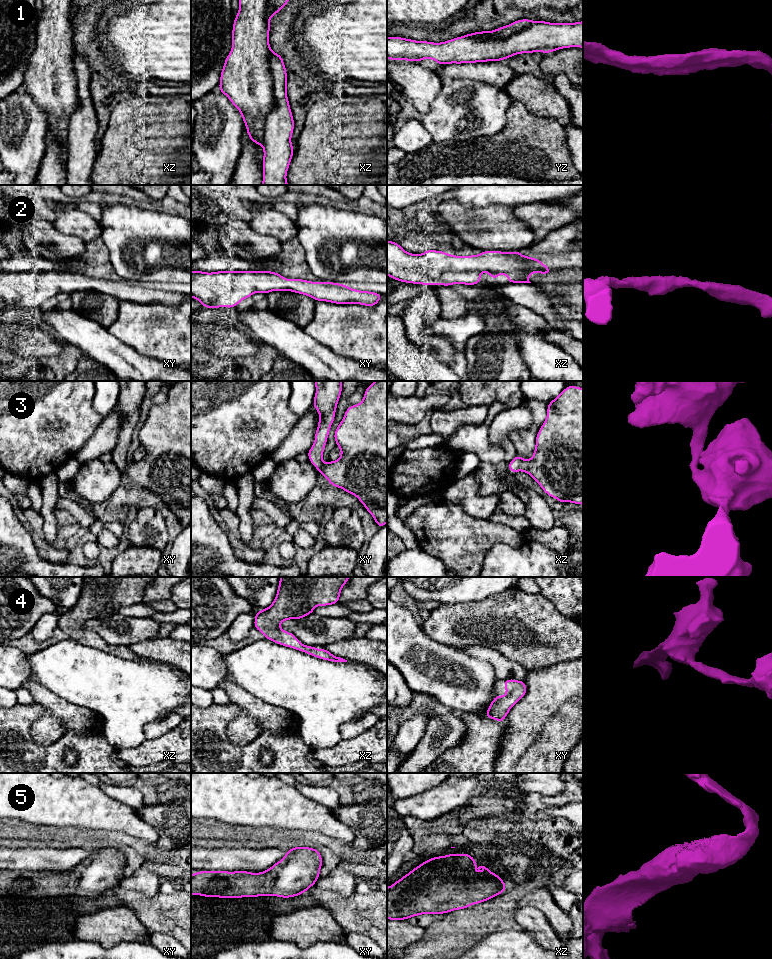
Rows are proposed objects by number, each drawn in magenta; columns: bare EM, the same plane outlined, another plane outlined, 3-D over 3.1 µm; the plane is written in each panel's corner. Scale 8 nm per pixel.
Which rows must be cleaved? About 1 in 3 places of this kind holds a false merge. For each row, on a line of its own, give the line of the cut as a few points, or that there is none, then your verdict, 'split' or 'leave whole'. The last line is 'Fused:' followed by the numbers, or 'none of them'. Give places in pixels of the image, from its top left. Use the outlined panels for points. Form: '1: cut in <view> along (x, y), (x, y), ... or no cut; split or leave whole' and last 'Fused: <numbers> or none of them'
1: no cut; leave whole
2: no cut; leave whole
3: no cut; leave whole
4: no cut; leave whole
5: no cut; leave whole
Fused: none of them

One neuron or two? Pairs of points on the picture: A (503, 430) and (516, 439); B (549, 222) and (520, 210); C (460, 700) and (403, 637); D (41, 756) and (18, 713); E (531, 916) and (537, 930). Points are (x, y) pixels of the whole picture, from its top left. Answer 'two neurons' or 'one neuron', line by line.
A: two neurons
B: one neuron
C: one neuron
D: one neuron
E: one neuron

